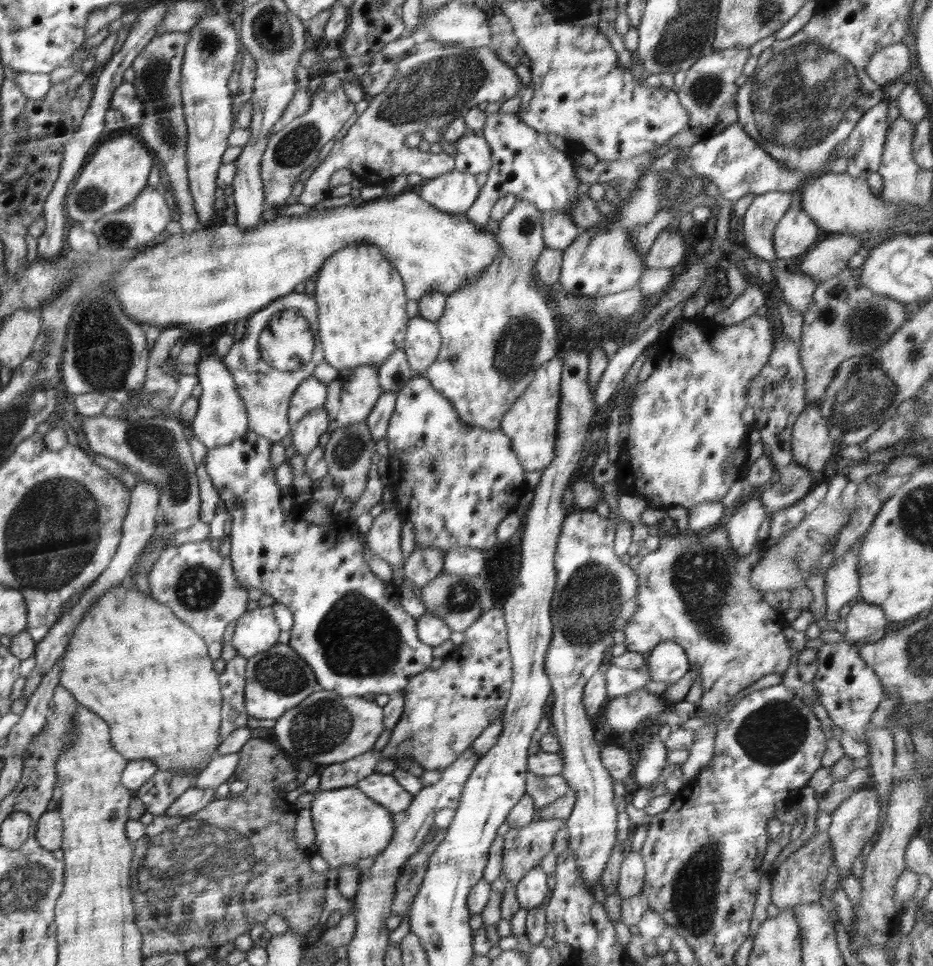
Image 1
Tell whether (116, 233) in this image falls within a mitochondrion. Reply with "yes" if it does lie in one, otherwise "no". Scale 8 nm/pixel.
yes

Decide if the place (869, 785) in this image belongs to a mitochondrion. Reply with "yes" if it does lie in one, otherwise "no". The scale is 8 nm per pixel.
no

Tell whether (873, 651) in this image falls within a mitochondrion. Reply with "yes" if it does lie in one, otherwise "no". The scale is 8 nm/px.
no

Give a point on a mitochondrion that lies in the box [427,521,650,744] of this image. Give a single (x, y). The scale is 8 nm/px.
(589, 606)

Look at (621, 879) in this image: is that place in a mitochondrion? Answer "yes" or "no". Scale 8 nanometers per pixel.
no

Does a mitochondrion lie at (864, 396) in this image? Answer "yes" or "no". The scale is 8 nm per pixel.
yes

